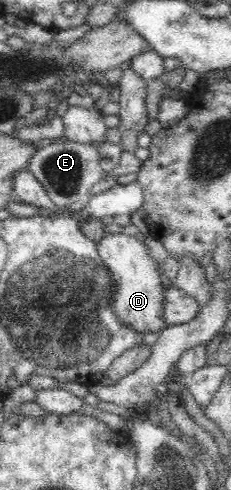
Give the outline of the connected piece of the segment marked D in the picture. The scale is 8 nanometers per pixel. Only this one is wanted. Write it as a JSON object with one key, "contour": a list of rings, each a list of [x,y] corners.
{"contour":[[[124,232],[106,233],[102,239],[94,240],[96,252],[104,265],[110,270],[114,284],[116,284],[115,298],[112,304],[116,317],[132,329],[144,333],[144,331],[159,332],[166,327],[162,311],[162,287],[166,284],[160,270],[160,266],[152,262],[148,256],[148,249],[142,241]]]}

